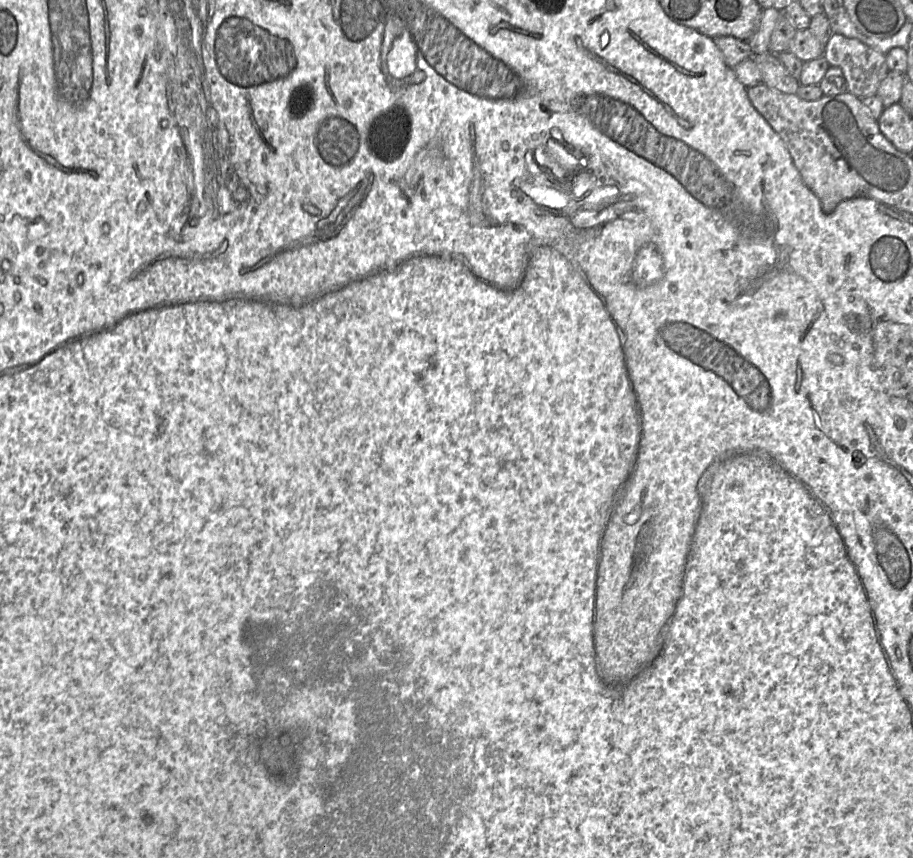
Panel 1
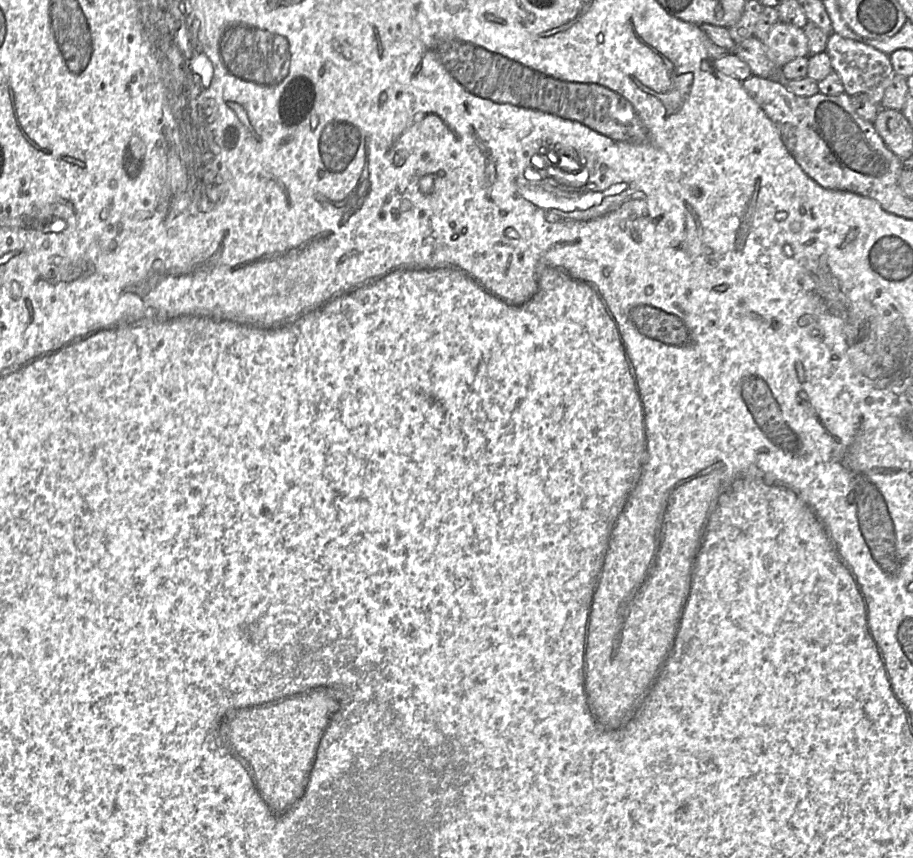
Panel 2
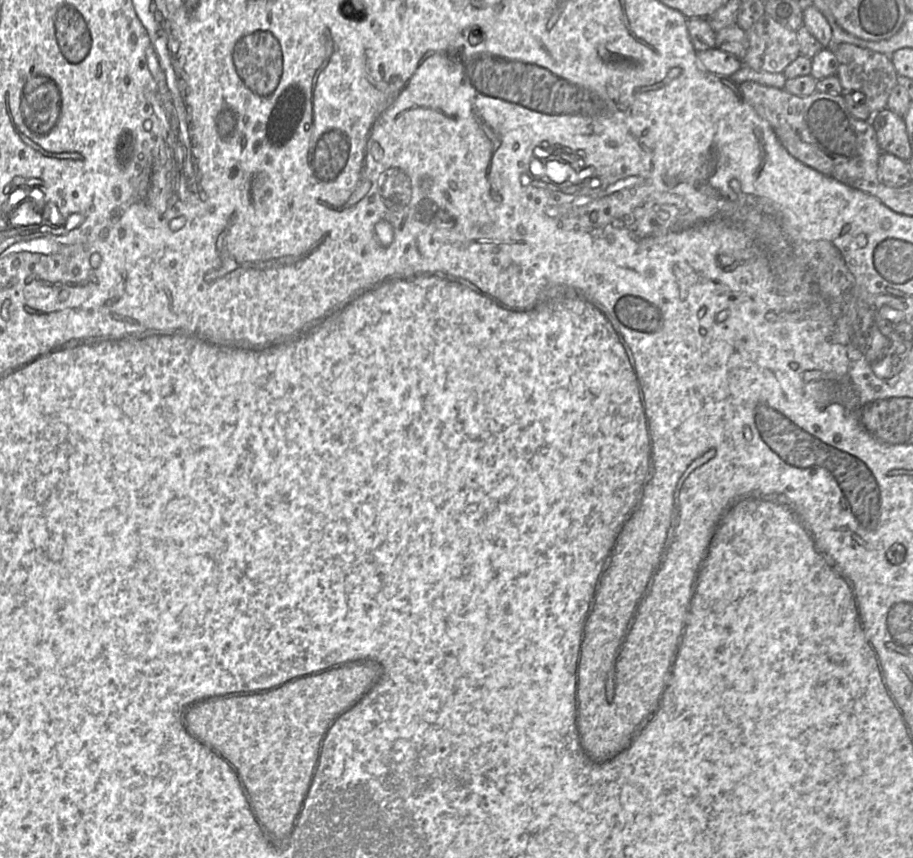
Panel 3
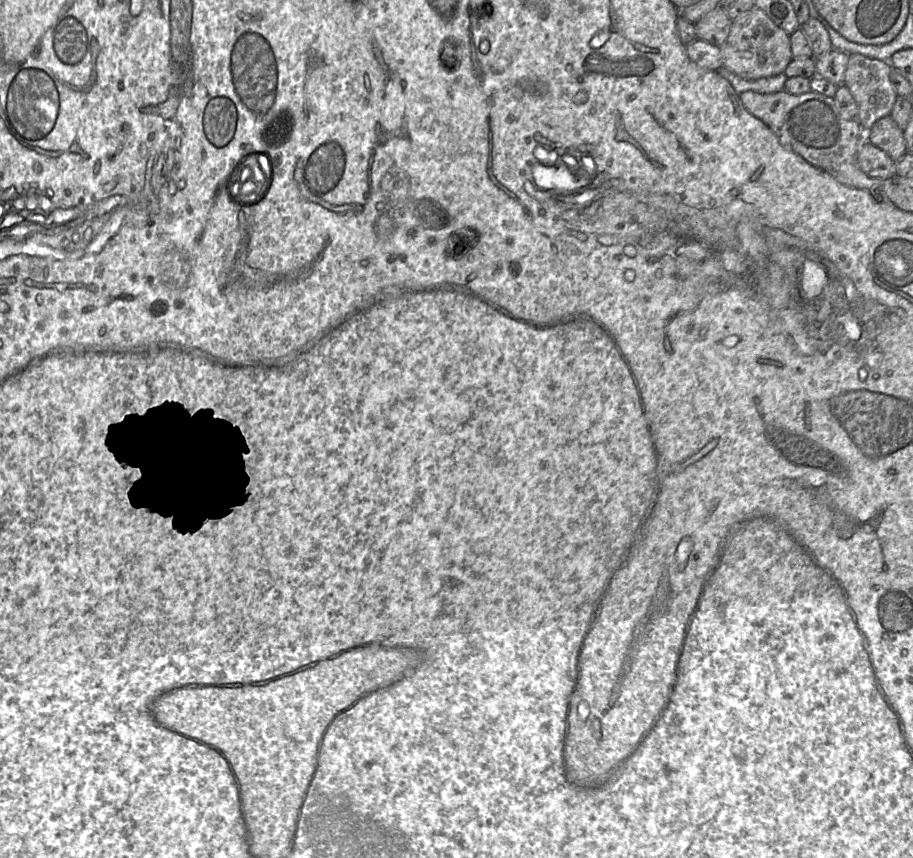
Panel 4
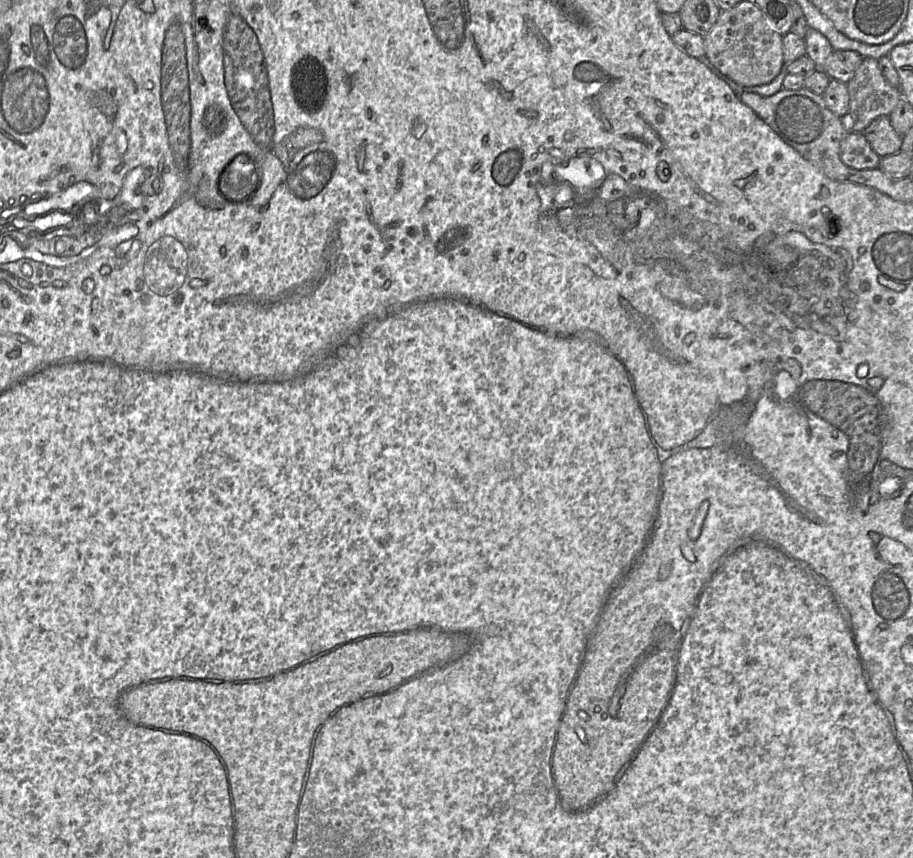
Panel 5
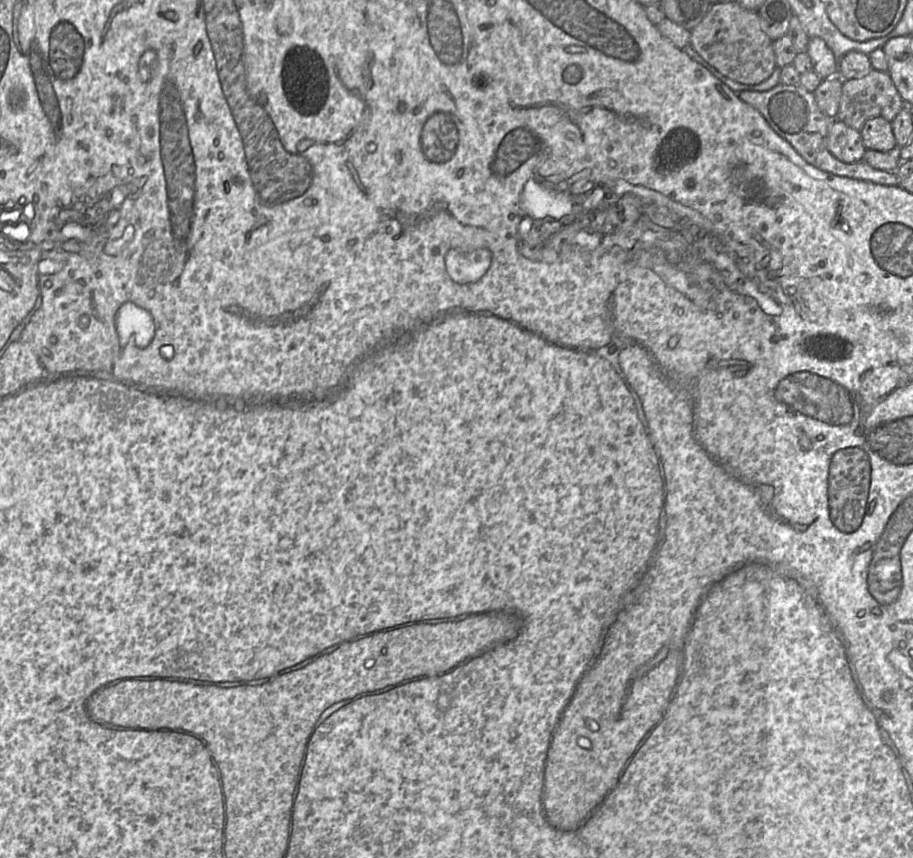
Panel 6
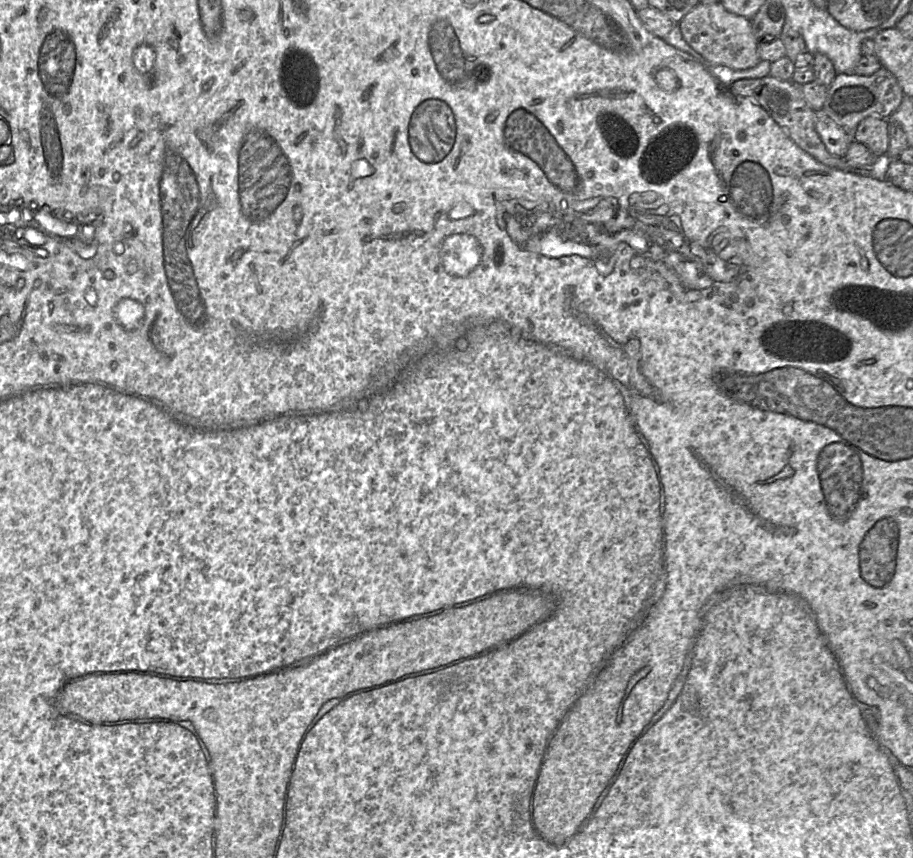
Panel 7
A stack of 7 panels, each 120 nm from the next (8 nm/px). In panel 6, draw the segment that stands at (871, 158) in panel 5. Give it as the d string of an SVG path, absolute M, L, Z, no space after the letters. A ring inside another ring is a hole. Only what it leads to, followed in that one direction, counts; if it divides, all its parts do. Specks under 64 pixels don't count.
M838 119L831 121L827 147L831 154L845 163L862 161L867 150L863 144L860 132Z

